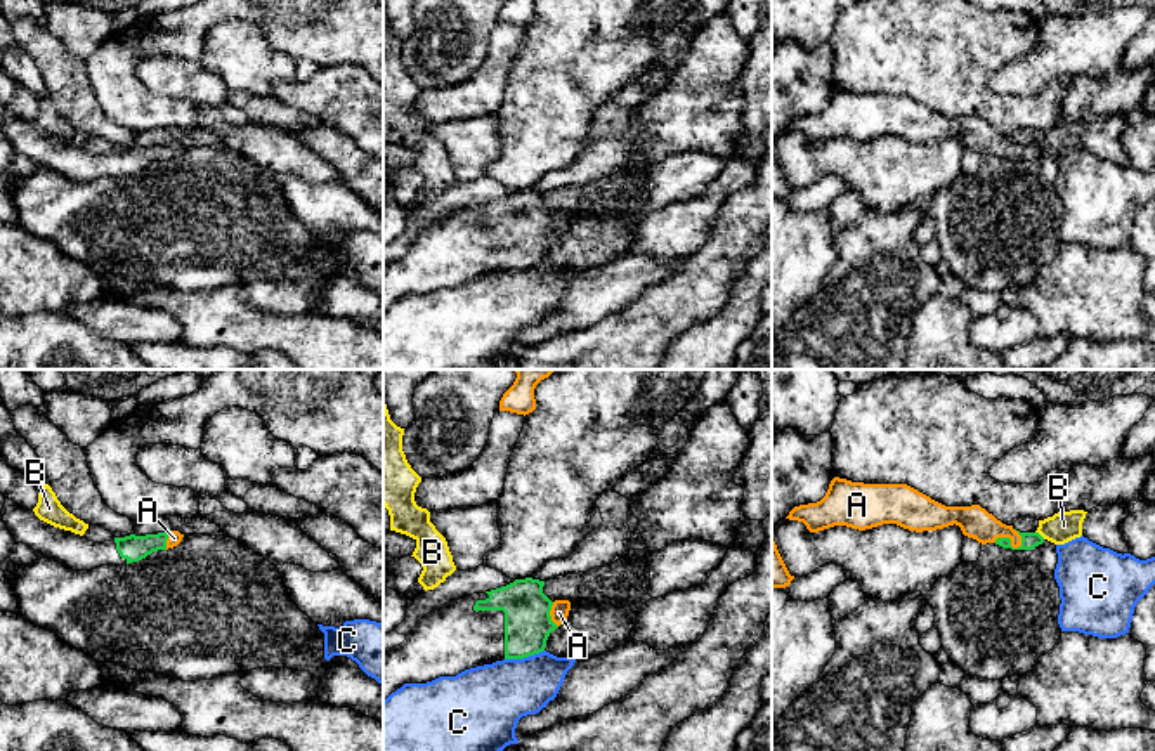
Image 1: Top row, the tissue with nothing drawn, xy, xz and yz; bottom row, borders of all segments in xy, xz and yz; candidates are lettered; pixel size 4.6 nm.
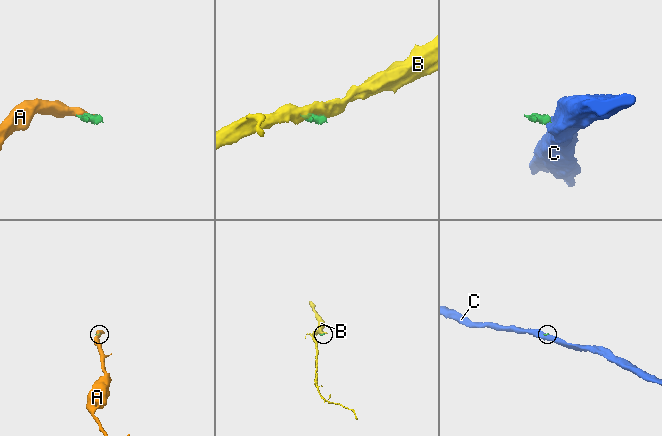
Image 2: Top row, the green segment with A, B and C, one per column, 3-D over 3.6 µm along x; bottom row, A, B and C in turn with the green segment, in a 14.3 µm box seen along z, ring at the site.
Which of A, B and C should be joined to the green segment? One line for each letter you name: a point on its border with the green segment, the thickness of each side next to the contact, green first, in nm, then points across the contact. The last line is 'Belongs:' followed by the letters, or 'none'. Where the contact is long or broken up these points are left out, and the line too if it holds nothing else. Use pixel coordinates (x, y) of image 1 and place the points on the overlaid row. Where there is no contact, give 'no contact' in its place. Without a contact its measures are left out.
A: yz (1010, 542) | 80/150 nm | across yz (1029, 540), (1017, 547), (1010, 542), (975, 522)
Belongs: A

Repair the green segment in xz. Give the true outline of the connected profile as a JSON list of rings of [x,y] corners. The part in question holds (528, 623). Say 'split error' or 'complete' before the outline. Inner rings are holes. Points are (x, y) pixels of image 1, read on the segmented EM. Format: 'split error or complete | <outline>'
split error | [[[525,578],[463,597],[447,607],[423,616],[406,640],[383,654],[383,701],[404,683],[427,683],[439,676],[539,654],[546,640],[569,616],[571,602],[551,602],[543,593],[545,581]]]

